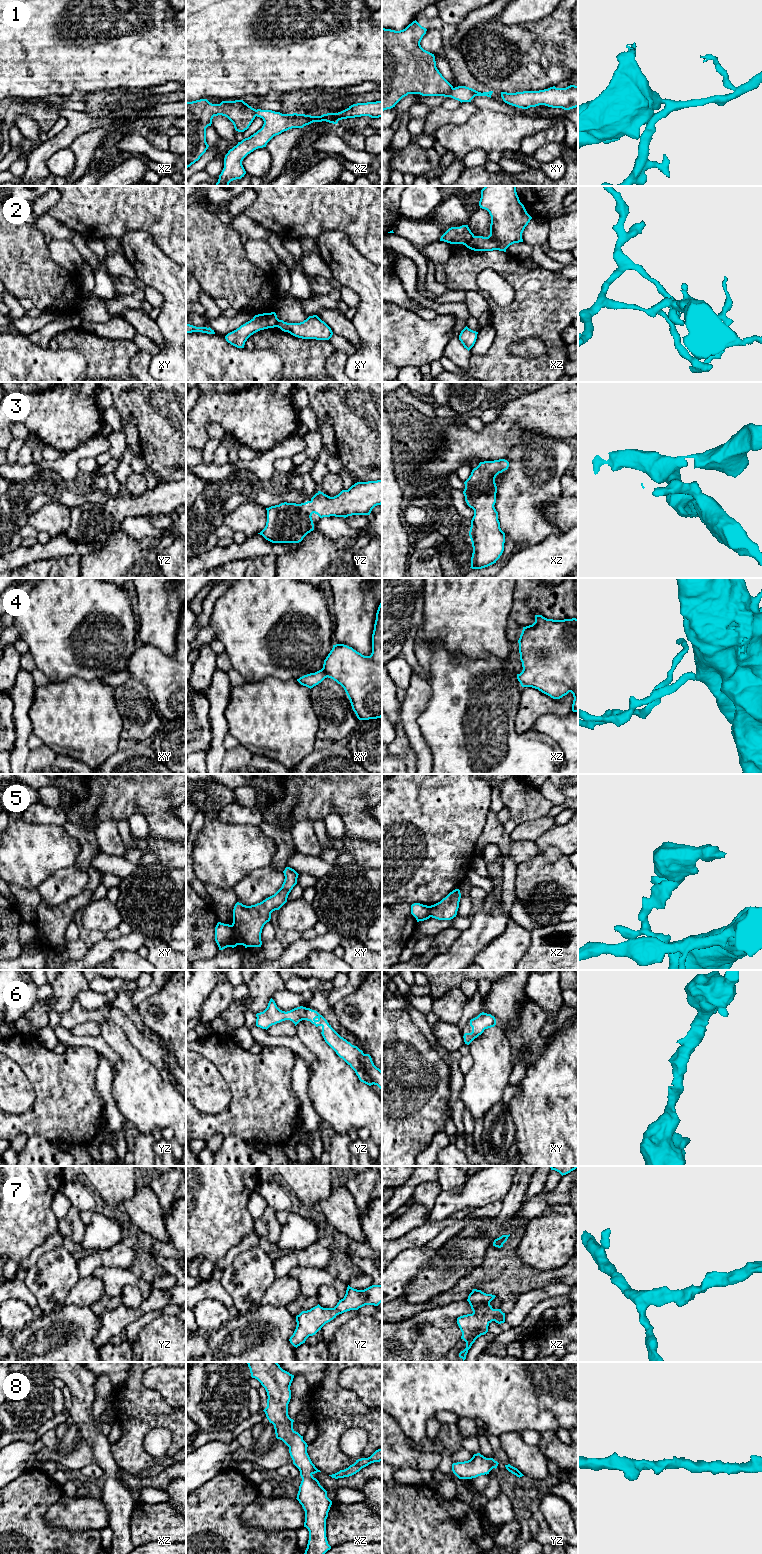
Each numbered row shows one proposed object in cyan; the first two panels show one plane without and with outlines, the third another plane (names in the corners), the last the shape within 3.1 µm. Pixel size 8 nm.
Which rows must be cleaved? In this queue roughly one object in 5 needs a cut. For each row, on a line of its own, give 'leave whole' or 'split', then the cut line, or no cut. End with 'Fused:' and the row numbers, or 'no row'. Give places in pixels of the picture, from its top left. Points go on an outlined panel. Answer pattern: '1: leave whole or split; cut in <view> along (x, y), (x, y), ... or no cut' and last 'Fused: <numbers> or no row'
1: split; cut in xy along (453, 88), (448, 96)
2: split; cut in xz along (474, 236), (464, 244)
3: leave whole; no cut
4: leave whole; no cut
5: split; cut in xy along (231, 925), (238, 944)
6: leave whole; no cut
7: leave whole; no cut
8: leave whole; no cut
Fused: 1, 2, 5

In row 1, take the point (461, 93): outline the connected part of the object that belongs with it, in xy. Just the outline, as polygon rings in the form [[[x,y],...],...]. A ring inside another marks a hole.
[[[458,86],[453,88],[449,97],[458,100],[462,103],[462,102],[471,102],[471,100],[475,96],[487,96],[491,98],[492,93],[493,91],[481,93],[466,86]]]

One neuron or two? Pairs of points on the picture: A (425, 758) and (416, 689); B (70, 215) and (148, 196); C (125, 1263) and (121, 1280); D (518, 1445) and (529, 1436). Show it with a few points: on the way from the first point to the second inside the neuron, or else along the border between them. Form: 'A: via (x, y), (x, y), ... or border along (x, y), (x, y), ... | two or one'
A: via (417, 741), (412, 729), (412, 706) | one
B: via (89, 205), (96, 202), (102, 196), (129, 196) | one
C: border along (101, 1266), (119, 1266), (127, 1269) | two
D: border along (520, 1433), (527, 1443), (537, 1445) | two

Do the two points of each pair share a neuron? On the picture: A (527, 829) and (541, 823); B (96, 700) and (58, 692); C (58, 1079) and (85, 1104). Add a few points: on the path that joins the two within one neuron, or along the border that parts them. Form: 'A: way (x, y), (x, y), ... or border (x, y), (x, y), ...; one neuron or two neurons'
A: way (530, 829), (538, 826); one neuron
B: way (87, 700), (67, 700); one neuron
C: way (65, 1086), (78, 1099); one neuron

